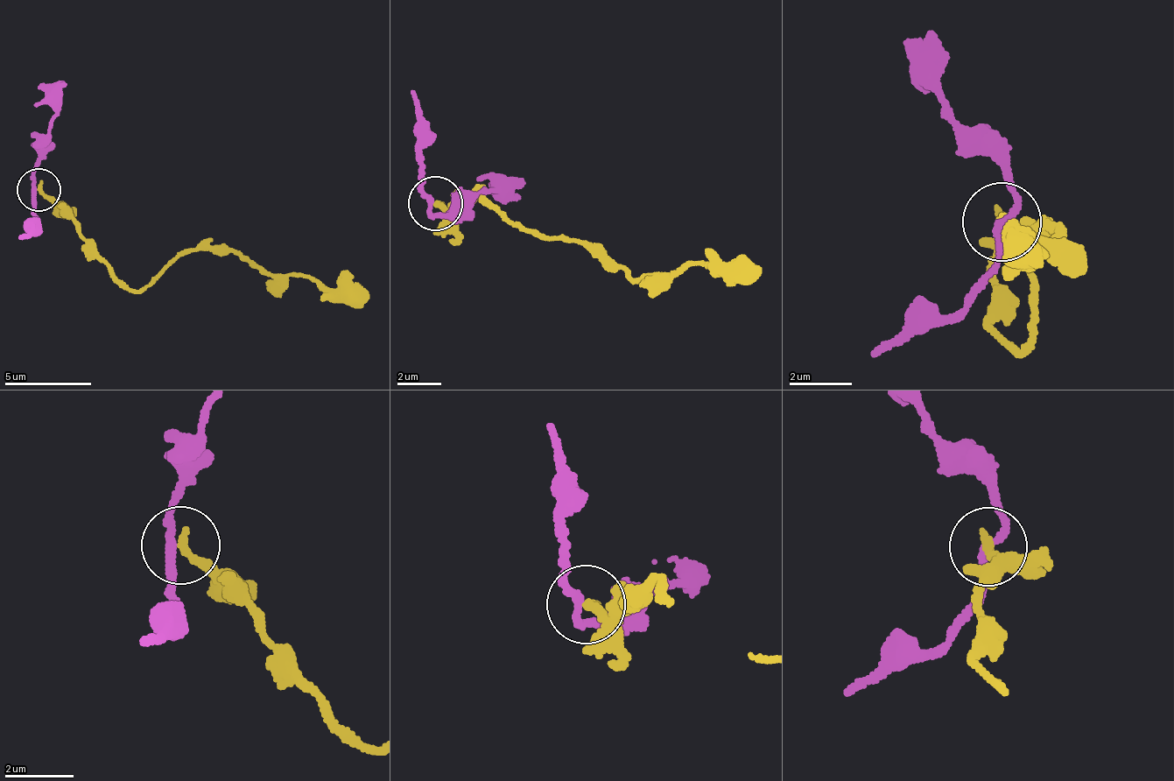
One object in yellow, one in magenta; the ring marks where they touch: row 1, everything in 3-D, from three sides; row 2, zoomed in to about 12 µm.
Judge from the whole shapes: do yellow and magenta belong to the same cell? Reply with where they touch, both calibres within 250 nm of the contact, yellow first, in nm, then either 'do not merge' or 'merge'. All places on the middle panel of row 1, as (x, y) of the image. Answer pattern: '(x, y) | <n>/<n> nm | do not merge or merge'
(435, 203) | 280/220 nm | do not merge

